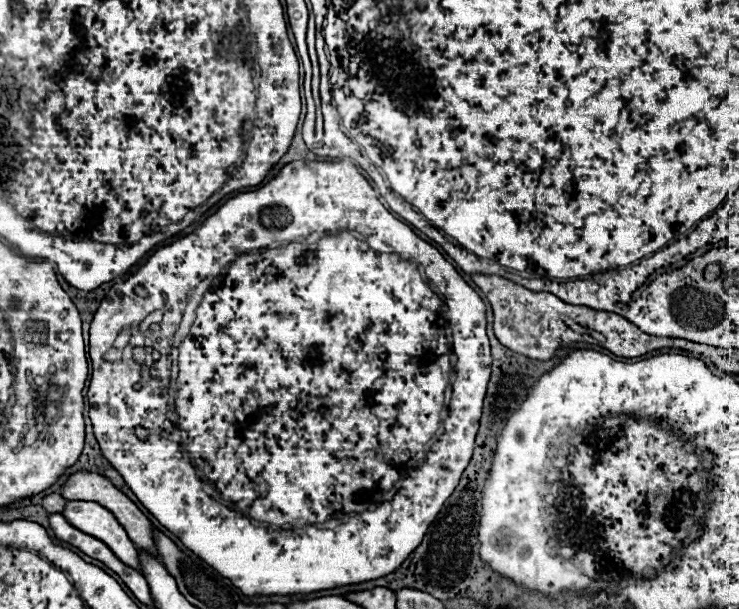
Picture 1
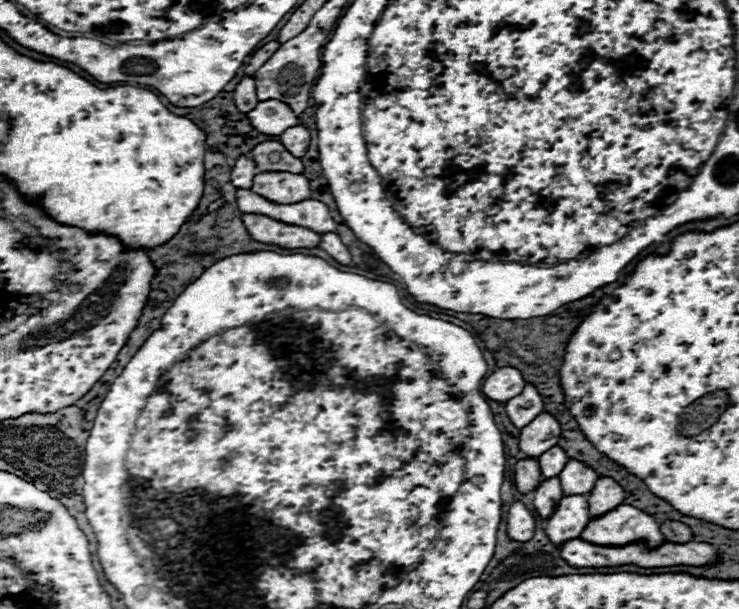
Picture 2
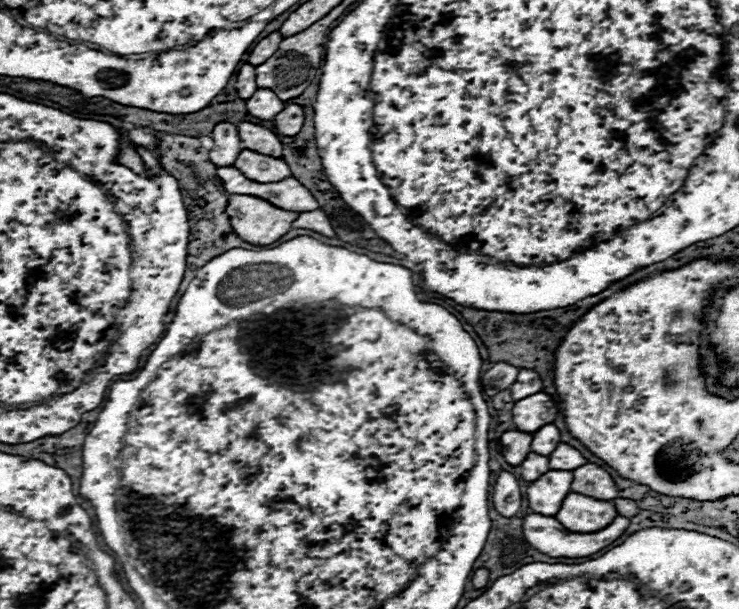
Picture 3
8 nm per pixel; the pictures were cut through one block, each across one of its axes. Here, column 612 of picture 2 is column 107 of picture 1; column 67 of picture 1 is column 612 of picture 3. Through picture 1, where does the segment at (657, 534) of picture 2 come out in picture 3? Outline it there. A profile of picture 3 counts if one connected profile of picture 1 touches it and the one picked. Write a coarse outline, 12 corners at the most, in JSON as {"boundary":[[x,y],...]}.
{"boundary":[[570,492],[554,518],[596,532],[618,516],[612,502]]}

